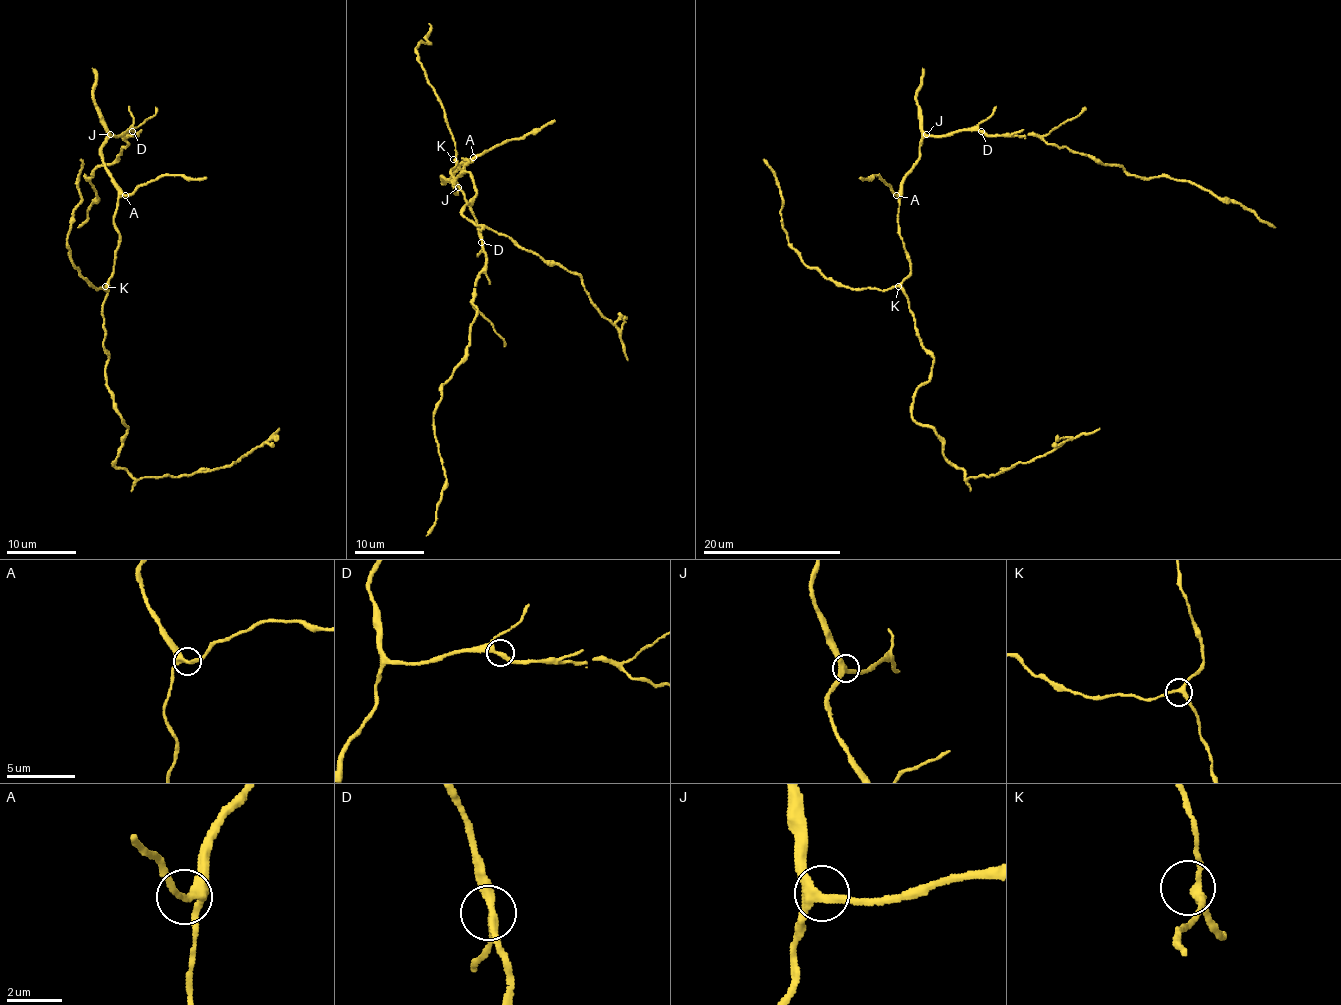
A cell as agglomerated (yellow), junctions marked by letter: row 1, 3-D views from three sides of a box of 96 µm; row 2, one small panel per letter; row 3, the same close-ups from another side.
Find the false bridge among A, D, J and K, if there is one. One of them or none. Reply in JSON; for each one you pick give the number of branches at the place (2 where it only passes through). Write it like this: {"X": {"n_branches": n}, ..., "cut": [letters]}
{"cut": []}

